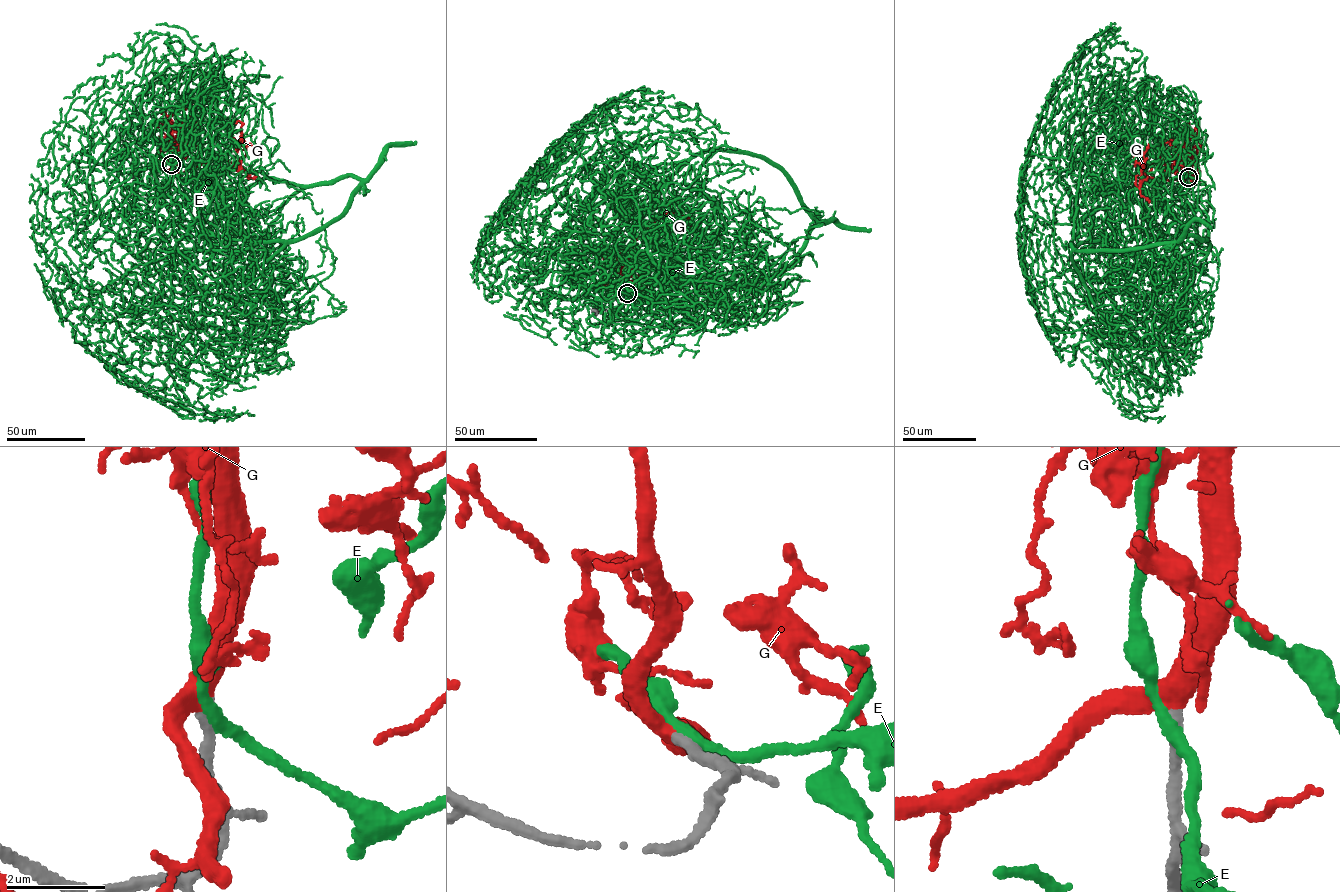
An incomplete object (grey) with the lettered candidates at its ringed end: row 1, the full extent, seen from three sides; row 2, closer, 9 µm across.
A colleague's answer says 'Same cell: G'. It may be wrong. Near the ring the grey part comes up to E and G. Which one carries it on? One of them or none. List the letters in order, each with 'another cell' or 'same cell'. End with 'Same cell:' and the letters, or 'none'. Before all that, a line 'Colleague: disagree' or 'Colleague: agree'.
Colleague: agree
E: another cell
G: same cell
Same cell: G

